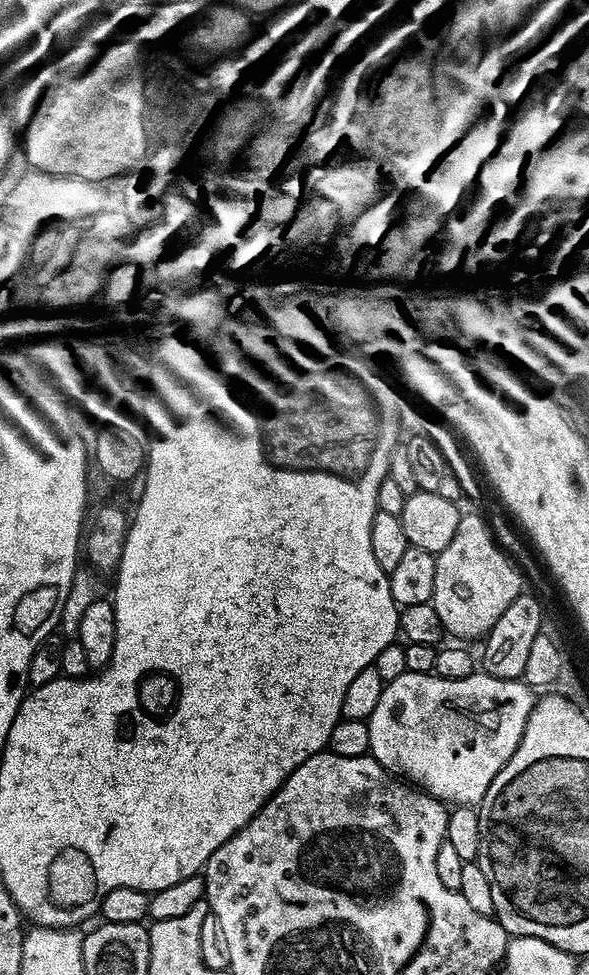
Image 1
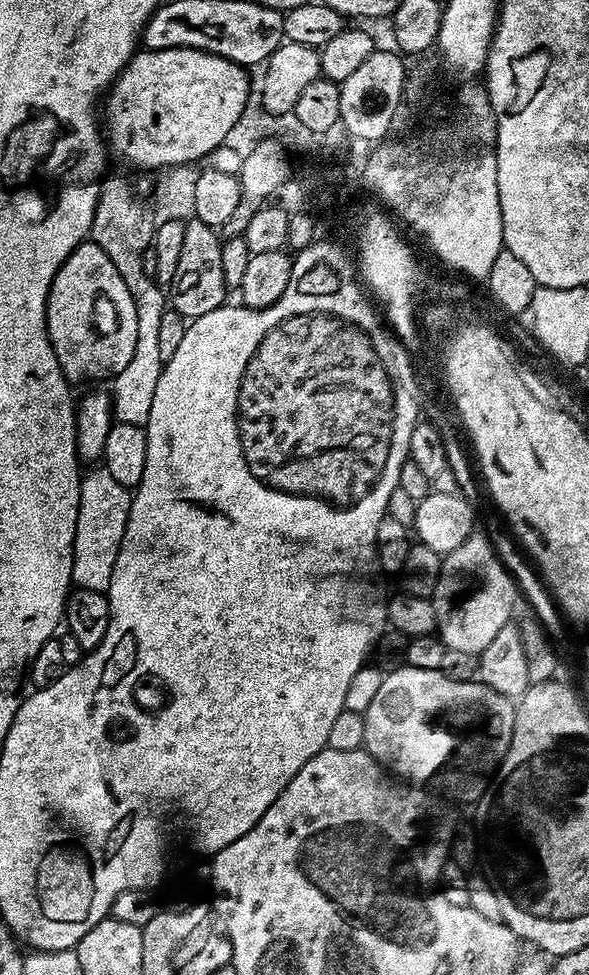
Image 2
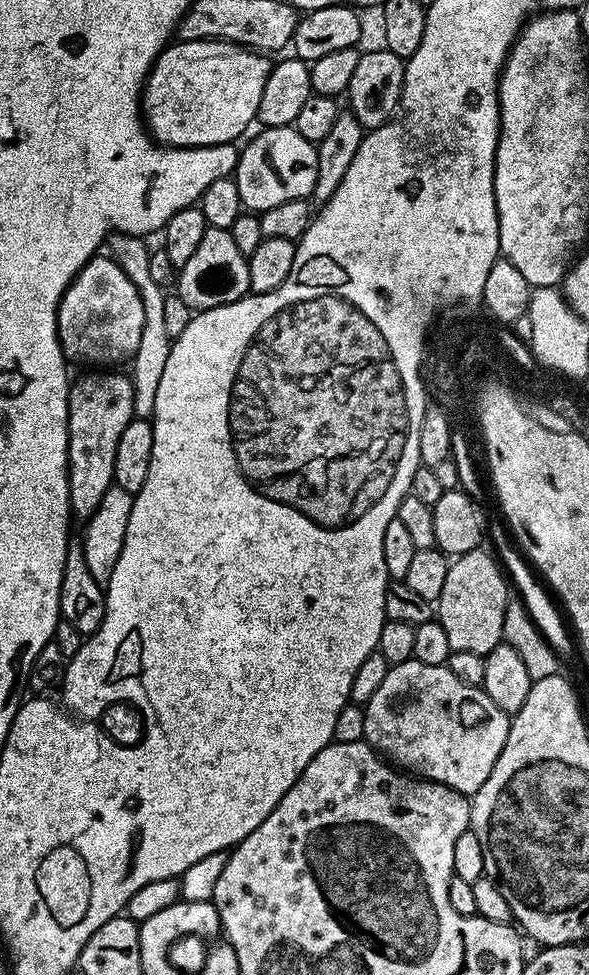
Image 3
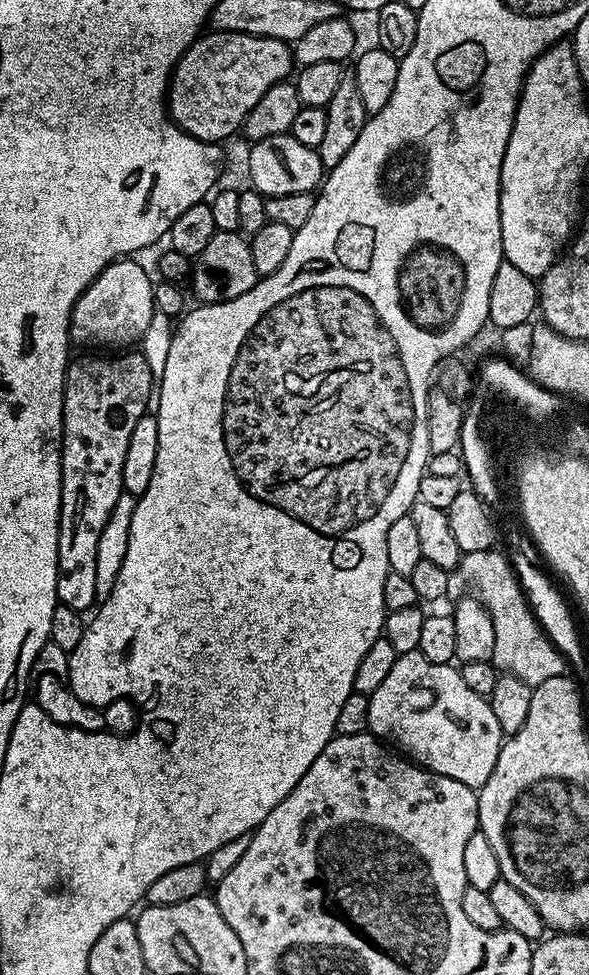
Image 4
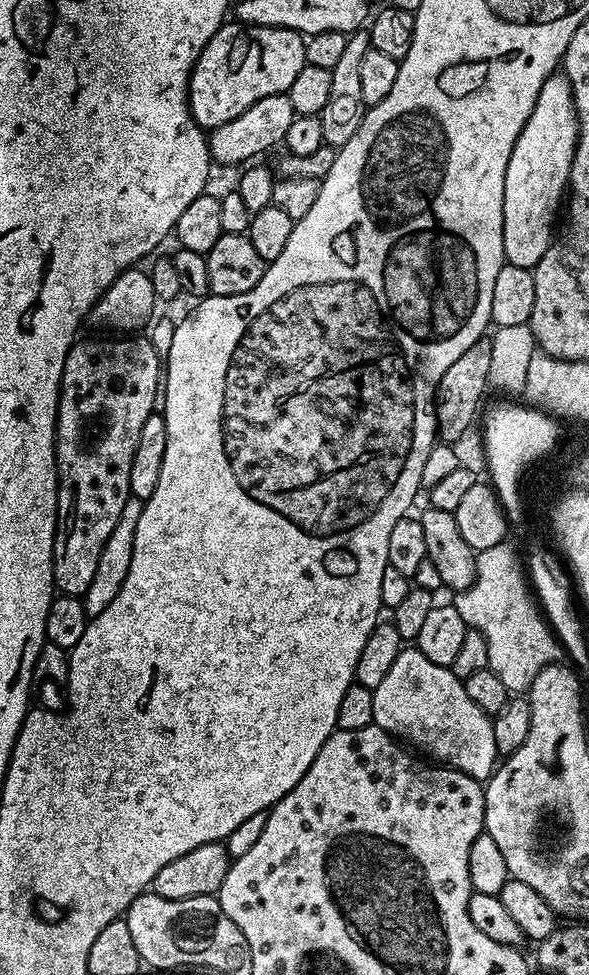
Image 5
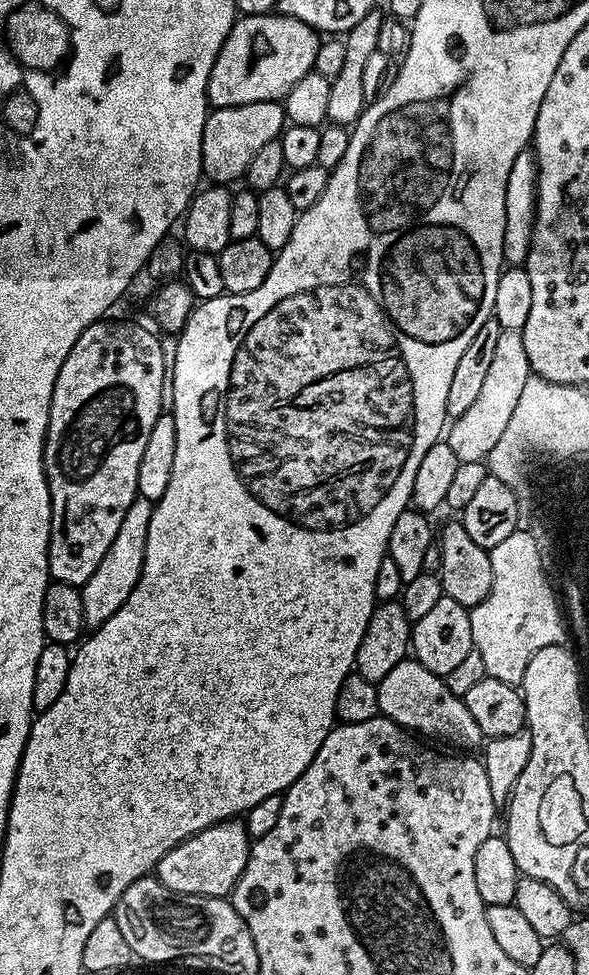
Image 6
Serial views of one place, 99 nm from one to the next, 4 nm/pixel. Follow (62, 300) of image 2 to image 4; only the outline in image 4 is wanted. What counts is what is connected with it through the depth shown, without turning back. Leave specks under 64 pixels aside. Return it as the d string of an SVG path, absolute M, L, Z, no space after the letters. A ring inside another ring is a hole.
M121 258L106 266L106 270L96 275L94 282L78 298L68 327L73 345L109 344L112 347L109 349L120 350L142 340L151 316L157 310L152 297L154 280L148 277L147 270L136 260L139 259Z

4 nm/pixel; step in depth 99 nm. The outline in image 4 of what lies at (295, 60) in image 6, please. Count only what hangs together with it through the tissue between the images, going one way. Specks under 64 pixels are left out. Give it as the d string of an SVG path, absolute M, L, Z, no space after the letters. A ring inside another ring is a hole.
M205 31L196 37L172 71L166 97L168 115L194 138L224 141L243 129L244 119L258 106L258 98L270 86L287 81L293 68L294 52L287 40L241 32Z

